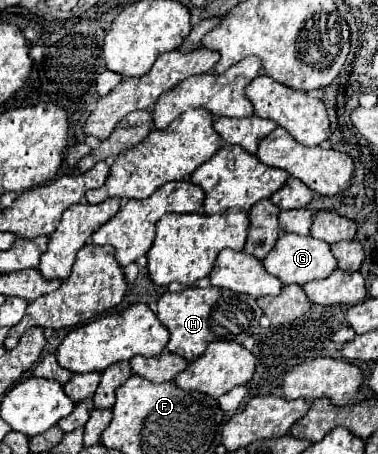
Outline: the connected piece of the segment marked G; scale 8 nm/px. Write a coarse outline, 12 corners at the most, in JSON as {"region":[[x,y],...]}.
{"region":[[281,234],[263,260],[283,284],[321,280],[337,268],[331,246]]}

